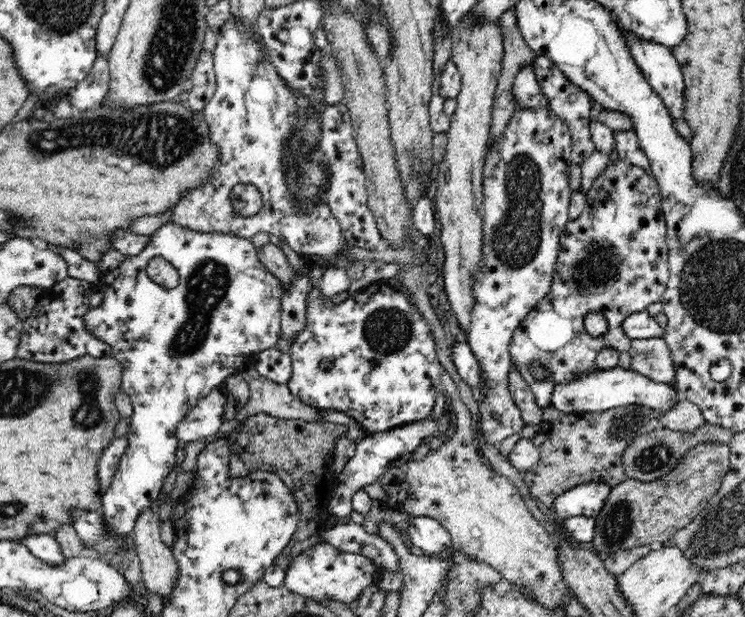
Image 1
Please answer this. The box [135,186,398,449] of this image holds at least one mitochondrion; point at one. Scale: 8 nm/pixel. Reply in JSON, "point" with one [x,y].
{"point":[210,281]}

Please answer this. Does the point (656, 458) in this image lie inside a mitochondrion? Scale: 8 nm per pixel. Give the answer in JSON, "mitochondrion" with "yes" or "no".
{"mitochondrion":"yes"}

